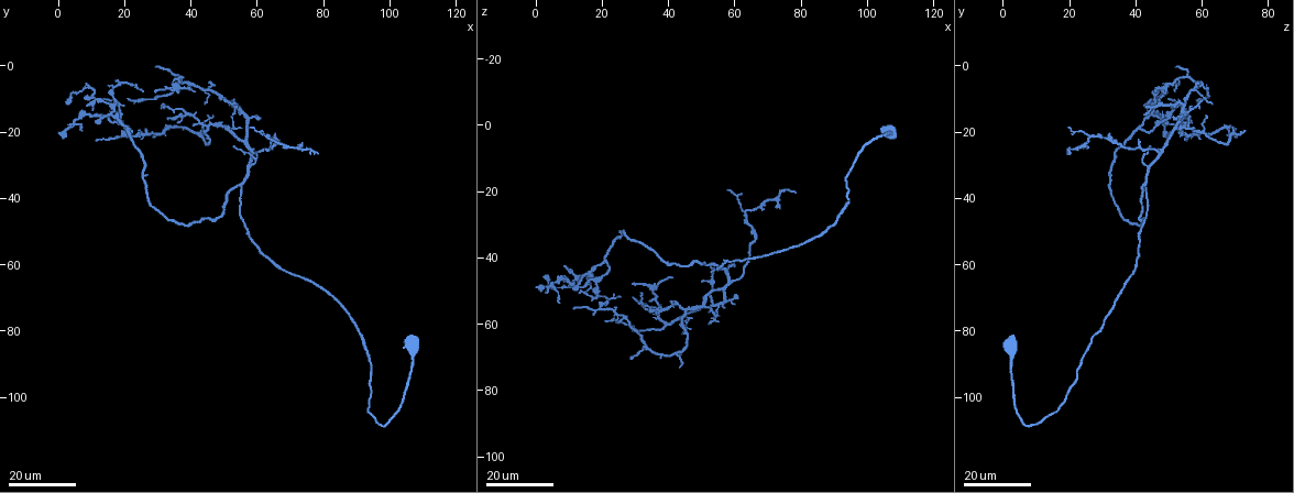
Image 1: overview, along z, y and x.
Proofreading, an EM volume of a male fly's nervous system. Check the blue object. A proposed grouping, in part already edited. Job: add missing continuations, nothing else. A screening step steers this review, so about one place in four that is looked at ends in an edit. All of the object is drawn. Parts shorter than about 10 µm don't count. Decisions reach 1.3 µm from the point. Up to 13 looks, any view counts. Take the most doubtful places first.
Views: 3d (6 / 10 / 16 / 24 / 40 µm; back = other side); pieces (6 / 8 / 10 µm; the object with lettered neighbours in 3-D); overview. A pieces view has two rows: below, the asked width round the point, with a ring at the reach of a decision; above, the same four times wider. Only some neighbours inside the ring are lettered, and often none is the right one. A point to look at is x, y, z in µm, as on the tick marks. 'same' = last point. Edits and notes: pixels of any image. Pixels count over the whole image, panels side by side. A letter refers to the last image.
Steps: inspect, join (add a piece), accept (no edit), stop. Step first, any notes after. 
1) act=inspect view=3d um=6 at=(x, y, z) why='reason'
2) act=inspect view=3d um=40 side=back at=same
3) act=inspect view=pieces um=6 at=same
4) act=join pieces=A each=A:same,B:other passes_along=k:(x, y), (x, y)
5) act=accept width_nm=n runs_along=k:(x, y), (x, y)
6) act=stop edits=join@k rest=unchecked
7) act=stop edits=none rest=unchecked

act=inspect view=3d um=24 at=(29.5, 0.5, 51.5) why='free end'

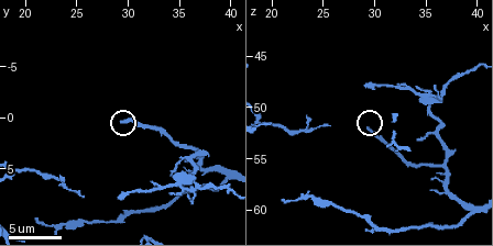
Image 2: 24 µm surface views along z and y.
act=inspect view=pieces um=10 at=(29.2, 0.4, 52.2) why='see the neighbours'

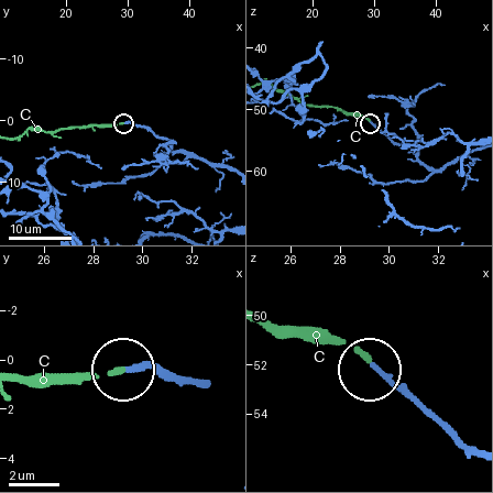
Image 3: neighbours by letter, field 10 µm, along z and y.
act=join pieces=C each=C:same passes_along=3:(193, 382), (170, 382), (144, 369), (19, 375) found='it goes on there'

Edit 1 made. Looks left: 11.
act=inspect view=overview why='see it whole again'

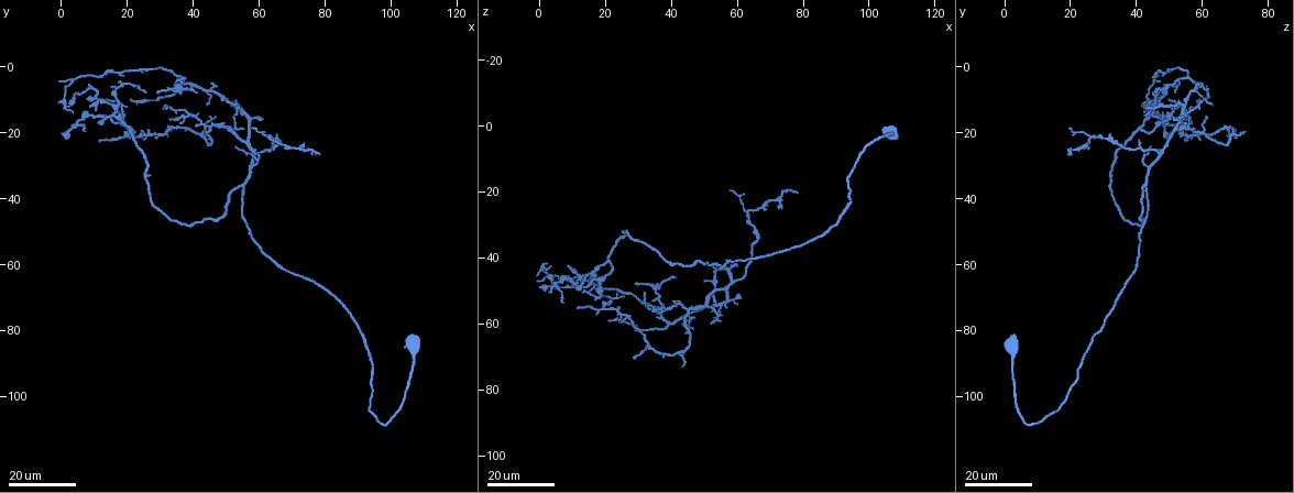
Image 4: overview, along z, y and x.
act=inspect view=3d um=16 at=(6, 19, 54) why='end of a long branch'

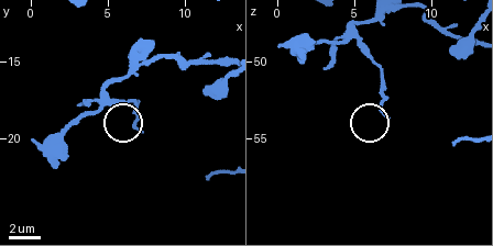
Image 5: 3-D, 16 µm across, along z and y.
act=inspect view=pieces um=8 at=(7.2, 19.4, 53.6)

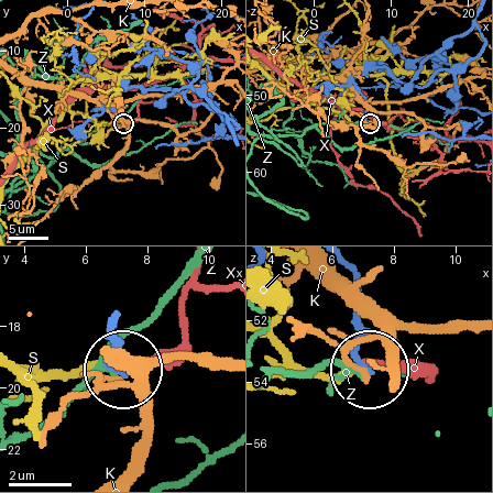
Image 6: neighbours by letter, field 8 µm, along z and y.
act=accept each=K:other,S:other,X:other,Z:other runs_along=6:(349, 267), (364, 368) found='no lettered piece goes on from it'

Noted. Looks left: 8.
act=inspect view=3d um=24 at=(54.0, 12.0, 43.5) why='branch stops here'

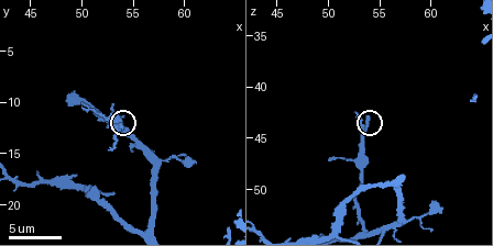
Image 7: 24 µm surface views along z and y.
act=inspect view=pieces um=6 at=(53.8, 12.2, 43.2)

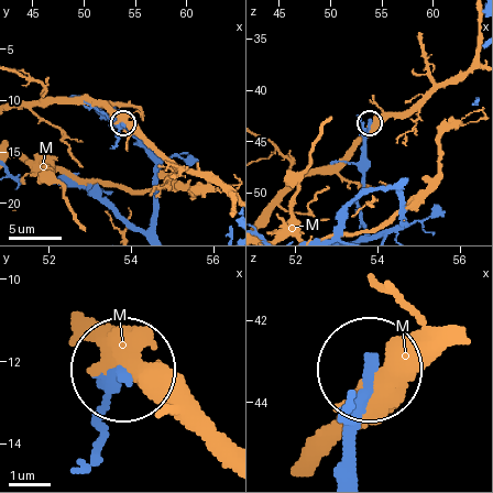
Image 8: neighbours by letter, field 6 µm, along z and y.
act=accept each=M:other runs_along=8:(341, 472), (370, 370) found='none of them fits'

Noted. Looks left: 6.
act=inspect view=3d um=24 at=(32.0, 12.5, 50.0)

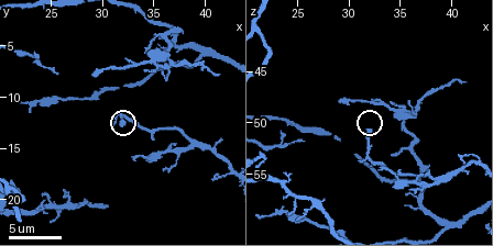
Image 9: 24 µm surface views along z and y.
act=inspect view=pieces um=10 at=(32.2, 12.6, 50.8)

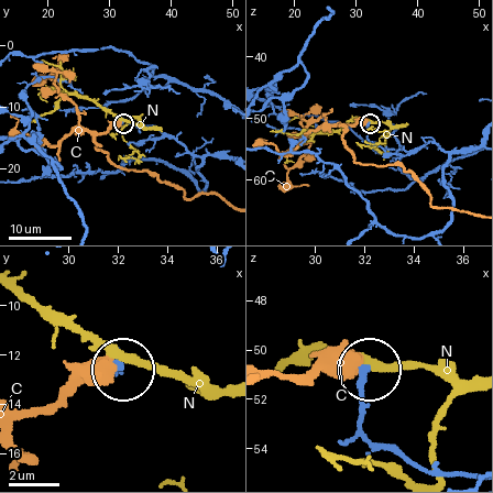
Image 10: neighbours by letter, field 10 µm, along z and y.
act=accept width_nm=290 each=C:other,N:other runs_along=10:(430, 474), (365, 433), (365, 372) found='no lettered piece goes on from it'

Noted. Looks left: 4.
act=inspect view=3d um=24 at=(52.5, 10.5, 59.5) why='tapers out'

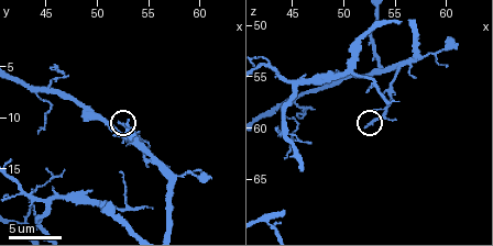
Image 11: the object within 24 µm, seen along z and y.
act=inspect view=pieces um=10 at=(52.0, 10.6, 60.0)

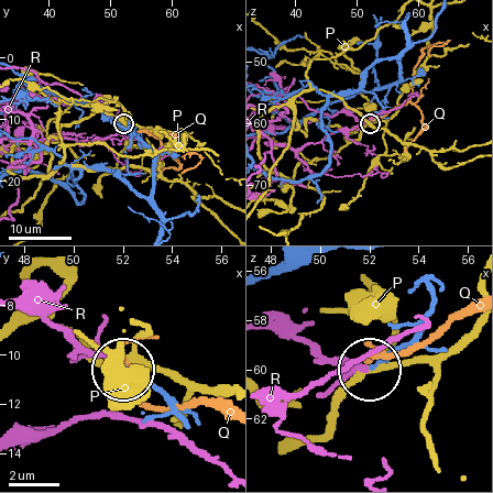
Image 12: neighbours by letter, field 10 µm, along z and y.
act=accept width_nm=190 each=P:other,Q:other,R:other found='no lettered piece goes on from it'

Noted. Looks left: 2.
act=inspect view=3d um=16 at=(12.5, 17.0, 49.5) why='free end'

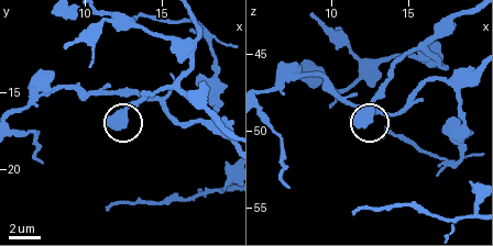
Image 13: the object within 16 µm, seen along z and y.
act=inspect view=pieces um=10 at=(11.8, 17.2, 49.6)

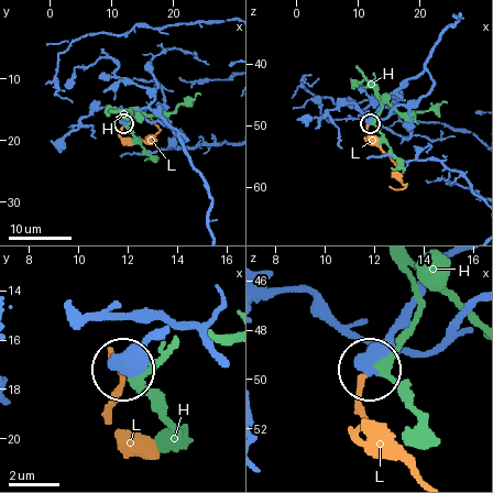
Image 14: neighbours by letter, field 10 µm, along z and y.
act=join pieces=L width_nm=660 each=H:other,L:same found='the neuron continues'

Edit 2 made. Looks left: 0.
act=stop edits=join@3,join@14 rest=unchecked

